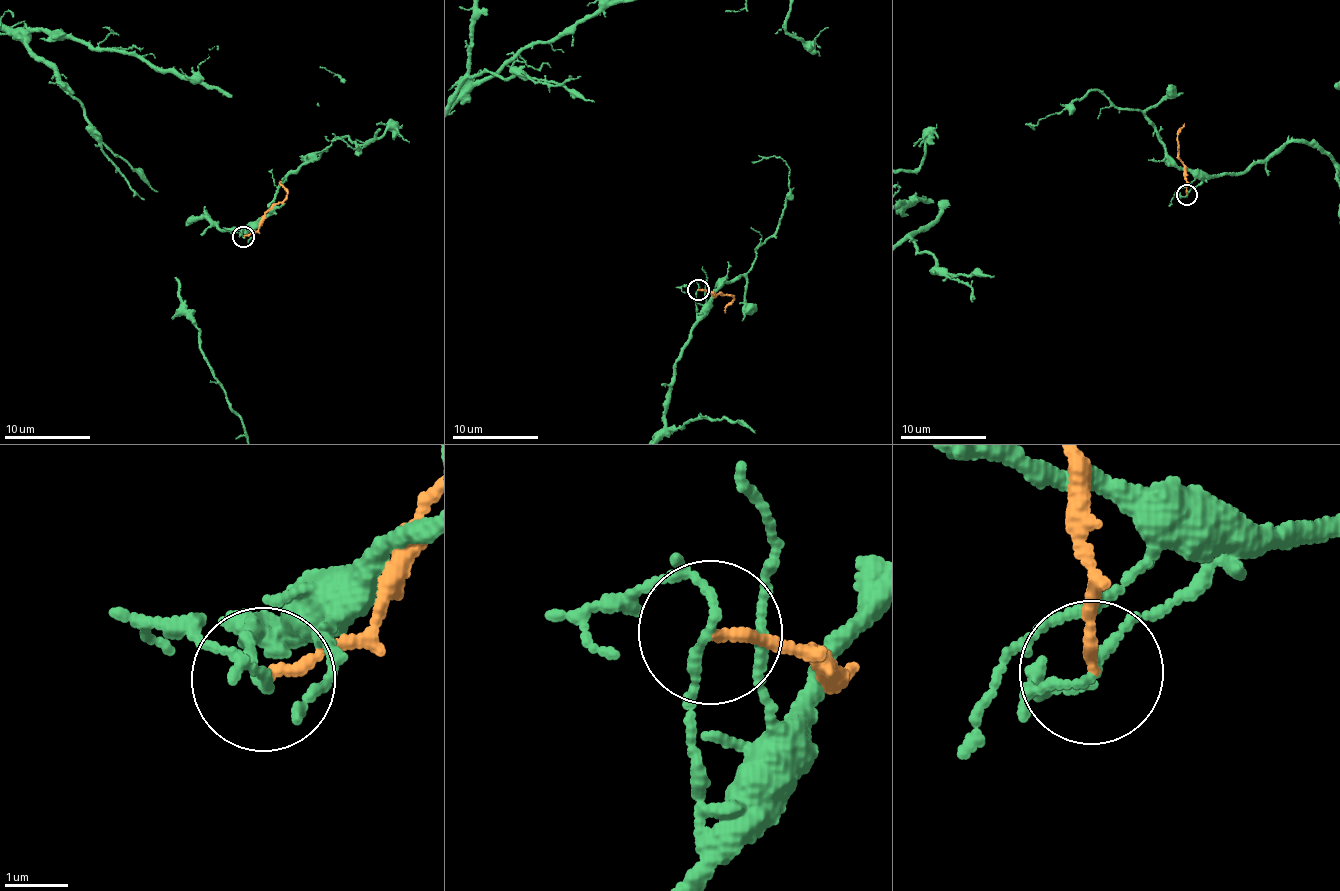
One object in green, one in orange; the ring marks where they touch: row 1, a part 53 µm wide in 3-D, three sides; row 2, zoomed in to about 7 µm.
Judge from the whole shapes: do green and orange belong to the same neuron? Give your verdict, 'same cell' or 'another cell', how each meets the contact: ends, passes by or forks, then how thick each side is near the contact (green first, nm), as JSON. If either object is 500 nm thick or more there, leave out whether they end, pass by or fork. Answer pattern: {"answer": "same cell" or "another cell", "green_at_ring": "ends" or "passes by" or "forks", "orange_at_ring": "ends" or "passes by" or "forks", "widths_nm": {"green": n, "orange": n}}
{"answer": "another cell", "green_at_ring": "passes by", "orange_at_ring": "ends", "widths_nm": {"green": 110, "orange": 150}}

